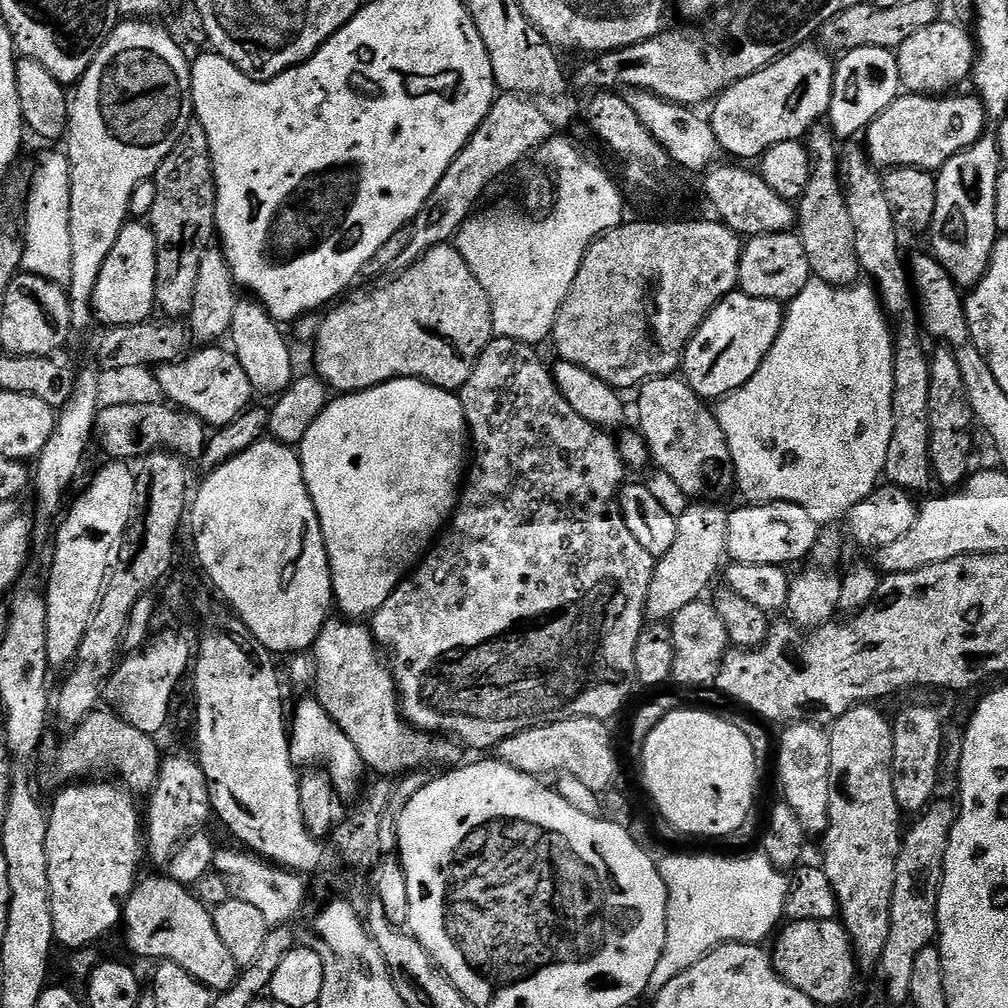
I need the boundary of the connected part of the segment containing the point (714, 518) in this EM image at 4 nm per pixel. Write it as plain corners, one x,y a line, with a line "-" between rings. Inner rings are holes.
712,502
689,503
684,514
676,519
674,543
664,556
657,559
654,574
651,576
650,590
647,591
645,617
649,621
669,621
683,606
701,599
715,574
717,577
727,553
725,542
728,512
726,508
708,503

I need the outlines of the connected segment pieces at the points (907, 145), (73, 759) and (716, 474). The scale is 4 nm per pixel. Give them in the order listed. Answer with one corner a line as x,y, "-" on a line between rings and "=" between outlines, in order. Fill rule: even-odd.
901,94
866,130
869,160
877,169
925,168
935,173
954,154
966,150
985,135
986,113
984,104
975,95
956,96
=
97,710
85,717
77,728
56,748
48,764
48,780
56,786
68,786
83,781
91,772
117,772
123,787
133,794
151,793
160,773
162,751
153,737
142,734
122,718
107,710
-
124,779
124,780
123,780
=
675,375
659,376
657,380
647,380
641,384
636,396
636,416
640,419
638,431
644,437
645,442
648,444
648,452
651,456
651,463
655,465
661,472
665,472
682,488
689,498
708,498
711,492
728,492
733,491
734,488
734,473
732,471
732,459
728,453
728,439
726,434
722,434
722,426
716,420
716,413
705,401
700,399
698,394
694,394
694,390
682,378
677,378

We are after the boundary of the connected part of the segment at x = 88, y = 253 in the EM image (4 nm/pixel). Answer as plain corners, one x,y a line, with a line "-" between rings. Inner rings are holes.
125,19
123,22
117,23
116,27
112,29
108,40
102,46
102,50
98,50
94,62
86,70
86,74
80,79
79,84
75,85
74,95
71,97
68,110
68,131
66,133
66,141
68,140
66,155
70,168
70,182
72,183
70,186
71,277
66,285
66,291
68,293
68,301
72,307
73,333
78,334
78,332
84,331
84,333
87,333
93,327
91,324
94,324
94,313
92,311
94,286
98,284
98,274
102,274
102,262
106,262
106,257
110,254
110,250
114,250
114,242
118,242
118,234
122,234
125,224
129,223
128,207
130,206
130,194
134,194
134,186
138,186
138,182
150,180
155,177
158,166
162,166
166,154
170,154
170,150
174,150
178,138
182,138
182,134
188,128
189,124
193,123
192,69
190,67
189,57
184,57
184,52
180,49
181,41
179,39
177,40
166,29
159,28
156,22
153,22
151,19

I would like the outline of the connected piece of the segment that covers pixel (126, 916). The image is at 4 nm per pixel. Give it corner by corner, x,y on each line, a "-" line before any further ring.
167,874
148,876
139,881
128,895
122,913
122,929
128,944
140,956
149,956
152,962
169,960
186,970
213,993
225,992
238,975
238,965
230,950
214,930
212,913
207,904
194,896
185,885

